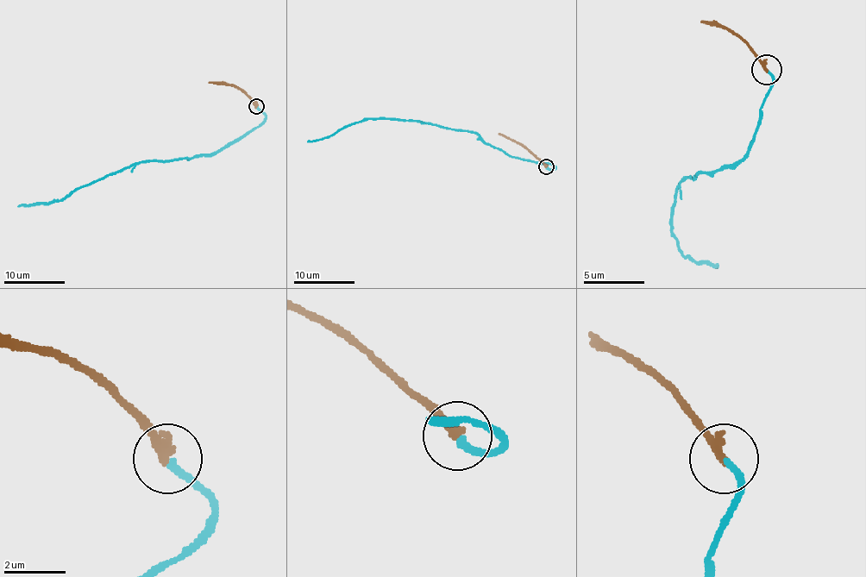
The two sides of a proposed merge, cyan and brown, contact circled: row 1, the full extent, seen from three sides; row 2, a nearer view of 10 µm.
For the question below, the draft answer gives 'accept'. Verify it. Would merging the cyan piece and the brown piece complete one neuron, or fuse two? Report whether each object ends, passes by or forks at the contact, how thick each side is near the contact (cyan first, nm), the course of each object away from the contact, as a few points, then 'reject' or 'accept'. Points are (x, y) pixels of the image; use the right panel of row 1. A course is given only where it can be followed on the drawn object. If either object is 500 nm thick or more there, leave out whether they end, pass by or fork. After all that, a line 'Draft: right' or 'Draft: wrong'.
cyan ends | brown ends | 240/320 nm | cyan via (768, 69), (770, 93), (749, 151), (679, 185), (673, 236), (685, 254), (718, 267) | brown via (768, 69), (737, 35), (700, 20) | accept
Draft: right

